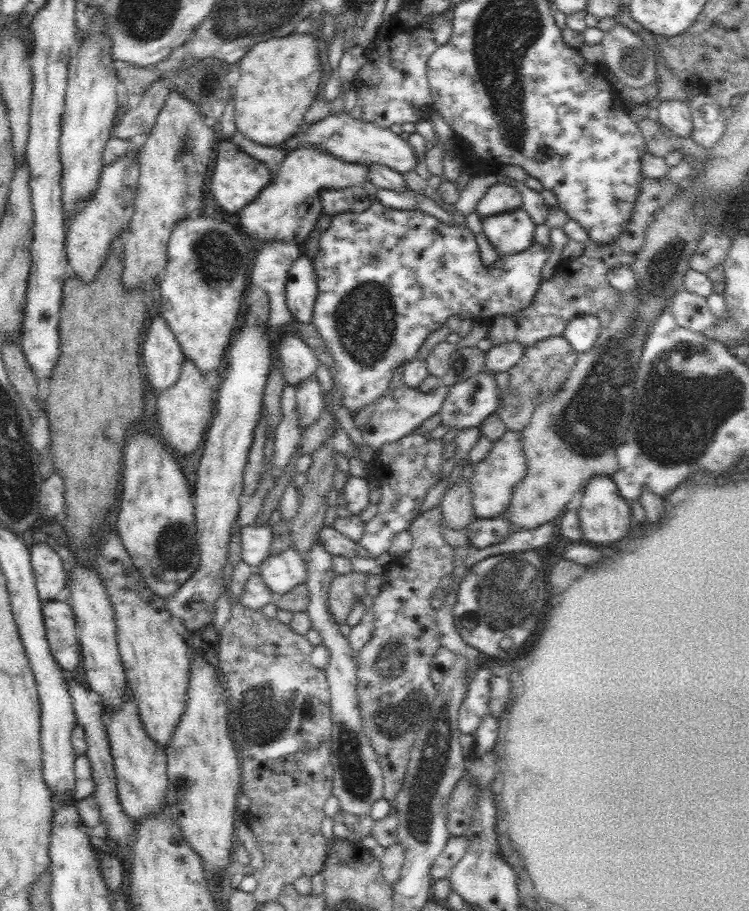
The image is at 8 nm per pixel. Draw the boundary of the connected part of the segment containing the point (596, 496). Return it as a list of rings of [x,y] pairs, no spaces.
[[[594,476],[587,481],[580,511],[578,512],[581,529],[583,532],[582,541],[591,544],[617,544],[622,538],[628,536],[634,525],[634,520],[629,503],[618,492],[618,485],[611,476]]]

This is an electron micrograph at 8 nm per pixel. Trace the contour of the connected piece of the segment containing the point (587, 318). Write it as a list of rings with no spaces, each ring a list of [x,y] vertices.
[[[582,313],[566,325],[563,338],[568,340],[577,353],[584,353],[594,347],[600,330],[600,320],[596,315]]]

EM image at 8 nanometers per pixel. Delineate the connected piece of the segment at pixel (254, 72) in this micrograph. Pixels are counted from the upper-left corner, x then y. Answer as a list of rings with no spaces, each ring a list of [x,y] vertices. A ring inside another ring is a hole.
[[[290,34],[286,38],[258,42],[250,54],[252,56],[244,56],[240,62],[240,80],[234,88],[238,132],[258,144],[281,145],[292,138],[306,110],[318,96],[322,78],[318,44],[308,34]]]

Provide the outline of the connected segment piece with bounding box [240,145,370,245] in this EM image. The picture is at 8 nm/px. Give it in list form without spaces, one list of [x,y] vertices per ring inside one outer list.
[[[302,145],[290,151],[282,161],[280,171],[262,192],[240,212],[240,228],[260,241],[284,241],[300,245],[315,230],[323,210],[320,195],[327,190],[362,185],[370,181],[367,167],[334,157],[324,147]]]

